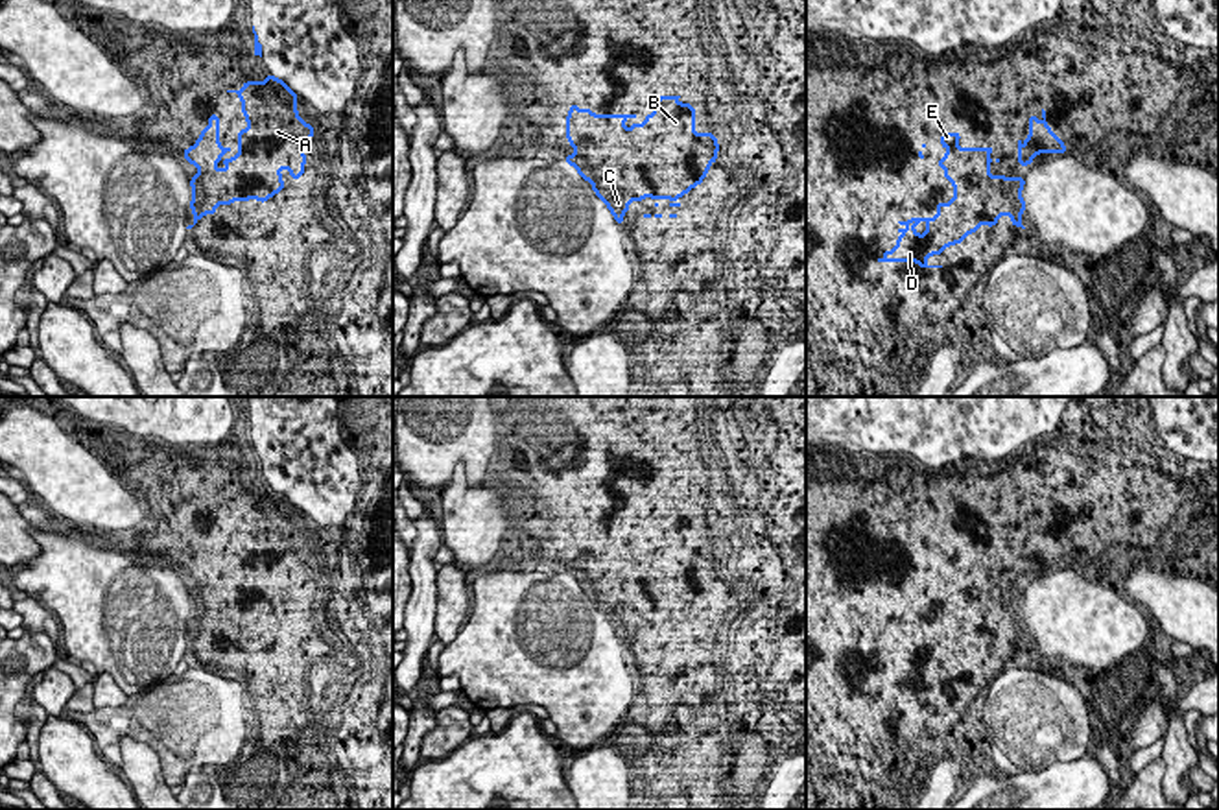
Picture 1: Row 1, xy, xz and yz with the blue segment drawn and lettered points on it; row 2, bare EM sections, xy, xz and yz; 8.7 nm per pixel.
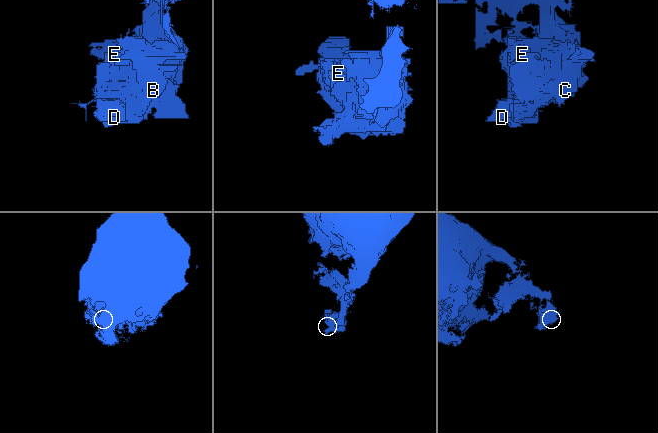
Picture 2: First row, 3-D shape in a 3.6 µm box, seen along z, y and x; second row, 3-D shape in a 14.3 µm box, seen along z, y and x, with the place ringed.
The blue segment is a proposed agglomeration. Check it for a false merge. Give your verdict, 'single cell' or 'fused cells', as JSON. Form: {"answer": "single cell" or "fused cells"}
{"answer": "single cell"}

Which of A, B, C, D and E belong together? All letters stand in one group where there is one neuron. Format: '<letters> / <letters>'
A B C D E

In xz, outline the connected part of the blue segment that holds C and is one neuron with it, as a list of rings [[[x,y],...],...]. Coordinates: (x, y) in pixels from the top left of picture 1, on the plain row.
[[[658,509],[644,539],[633,535],[629,544],[625,533],[636,528],[594,528],[588,518],[581,524],[570,517],[566,554],[577,566],[562,574],[592,596],[618,640],[629,616],[645,609],[681,620],[679,613],[703,598],[710,578],[717,576],[716,546],[695,546],[695,520],[679,511]]]

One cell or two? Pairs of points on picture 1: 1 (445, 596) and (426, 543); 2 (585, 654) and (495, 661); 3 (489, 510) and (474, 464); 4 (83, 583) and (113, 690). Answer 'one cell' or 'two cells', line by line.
1: two cells
2: one cell
3: two cells
4: two cells

